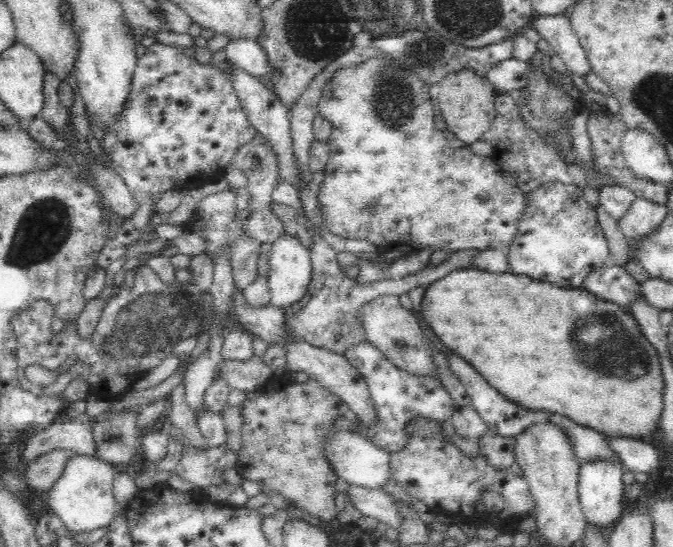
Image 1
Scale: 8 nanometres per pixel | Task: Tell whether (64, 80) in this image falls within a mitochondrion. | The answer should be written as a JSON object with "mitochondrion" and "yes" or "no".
{"mitochondrion":"no"}

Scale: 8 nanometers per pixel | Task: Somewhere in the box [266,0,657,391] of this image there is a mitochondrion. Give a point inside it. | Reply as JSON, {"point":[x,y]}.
{"point":[600,340]}

